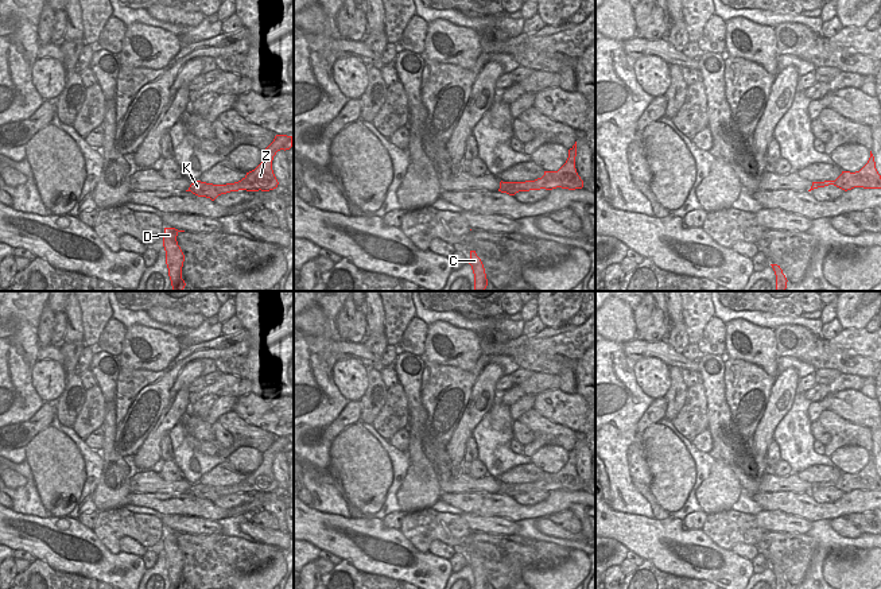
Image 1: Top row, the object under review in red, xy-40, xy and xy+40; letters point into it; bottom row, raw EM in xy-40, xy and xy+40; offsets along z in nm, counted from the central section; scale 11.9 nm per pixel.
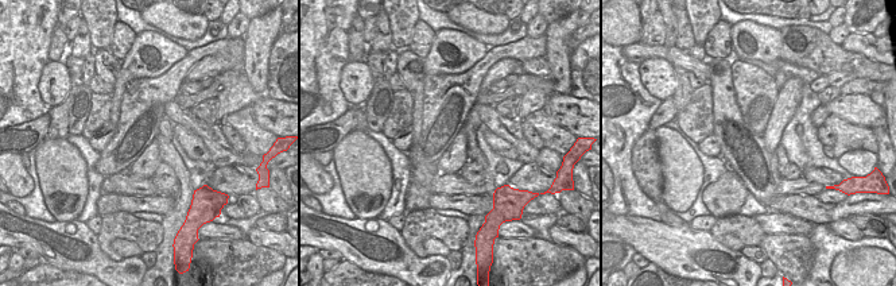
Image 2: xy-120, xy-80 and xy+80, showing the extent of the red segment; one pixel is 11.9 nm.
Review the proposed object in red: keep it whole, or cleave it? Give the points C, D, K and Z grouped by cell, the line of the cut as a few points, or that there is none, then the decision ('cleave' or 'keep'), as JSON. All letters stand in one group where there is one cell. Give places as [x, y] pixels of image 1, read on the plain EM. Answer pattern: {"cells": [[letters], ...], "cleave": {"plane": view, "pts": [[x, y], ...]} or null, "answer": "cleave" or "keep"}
{"cells": [["C", "D", "K", "Z"]], "cleave": null, "answer": "keep"}

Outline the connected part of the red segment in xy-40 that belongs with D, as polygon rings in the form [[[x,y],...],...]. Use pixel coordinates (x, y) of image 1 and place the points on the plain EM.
[[[164,530],[164,538],[163,538],[166,566],[168,570],[168,578],[172,589],[186,588],[185,582],[182,581],[182,569],[185,563],[185,557],[176,543],[176,538],[179,534],[185,532],[178,532],[175,530]]]

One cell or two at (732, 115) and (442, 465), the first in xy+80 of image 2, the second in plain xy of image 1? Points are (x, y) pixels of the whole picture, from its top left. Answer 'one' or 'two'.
one

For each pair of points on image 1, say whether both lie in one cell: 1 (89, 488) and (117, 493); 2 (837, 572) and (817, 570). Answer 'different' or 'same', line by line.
1: different
2: different

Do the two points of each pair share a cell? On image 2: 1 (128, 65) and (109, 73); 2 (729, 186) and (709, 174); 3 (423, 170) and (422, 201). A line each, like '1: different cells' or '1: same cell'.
1: different cells
2: different cells
3: same cell

